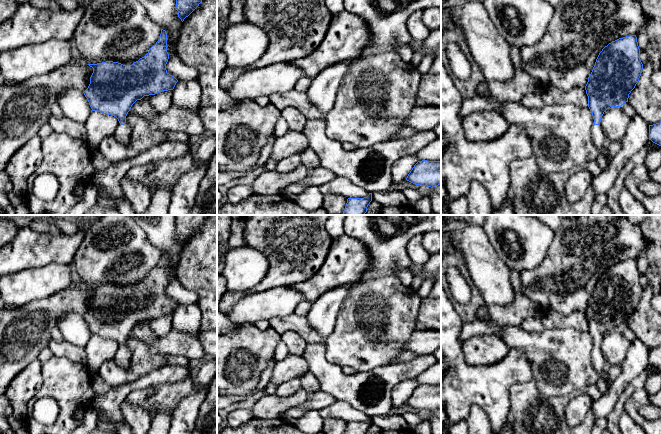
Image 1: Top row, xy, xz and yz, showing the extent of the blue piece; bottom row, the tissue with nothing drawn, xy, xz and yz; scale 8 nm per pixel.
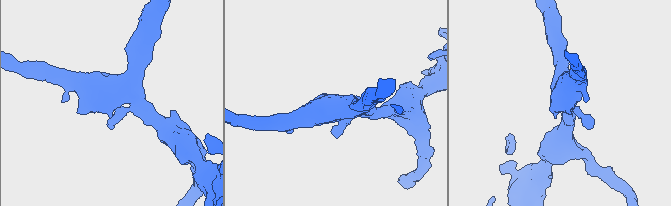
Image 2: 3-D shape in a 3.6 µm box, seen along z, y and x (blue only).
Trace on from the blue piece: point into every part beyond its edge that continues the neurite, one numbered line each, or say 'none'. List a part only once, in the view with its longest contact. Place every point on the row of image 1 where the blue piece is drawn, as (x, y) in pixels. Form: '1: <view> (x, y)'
1: xy (123, 132)

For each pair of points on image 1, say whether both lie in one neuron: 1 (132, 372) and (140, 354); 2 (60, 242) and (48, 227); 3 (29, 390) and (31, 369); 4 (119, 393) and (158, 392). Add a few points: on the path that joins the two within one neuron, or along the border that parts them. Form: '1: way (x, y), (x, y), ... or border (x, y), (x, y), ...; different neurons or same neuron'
1: way (136, 368), (140, 364), (140, 358); same neuron
2: border (30, 228), (51, 234), (61, 233); different neurons
3: way (29, 385), (31, 374); same neuron
4: border (152, 387), (133, 389), (124, 400); different neurons

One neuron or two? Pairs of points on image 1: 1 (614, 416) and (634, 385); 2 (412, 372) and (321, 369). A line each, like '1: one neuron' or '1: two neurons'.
1: one neuron
2: one neuron

